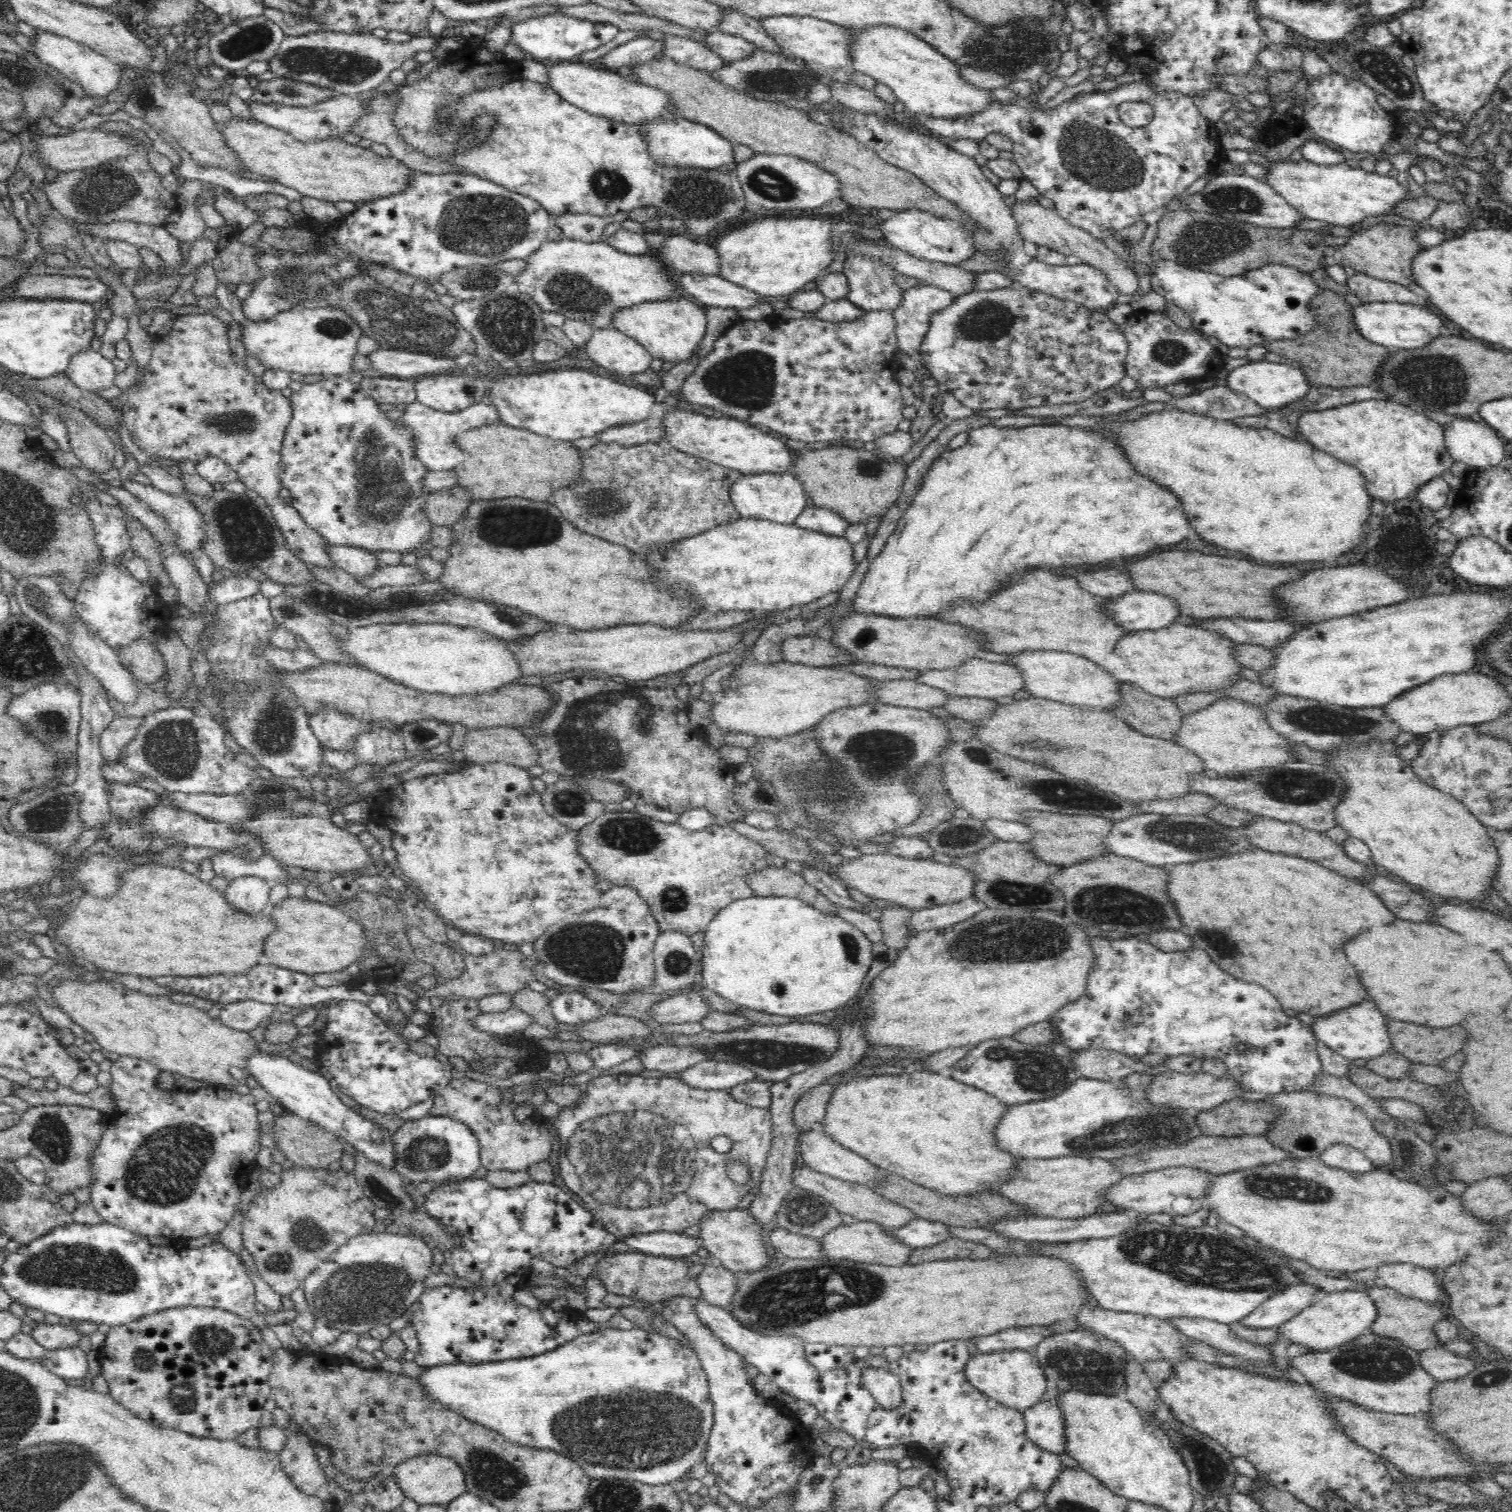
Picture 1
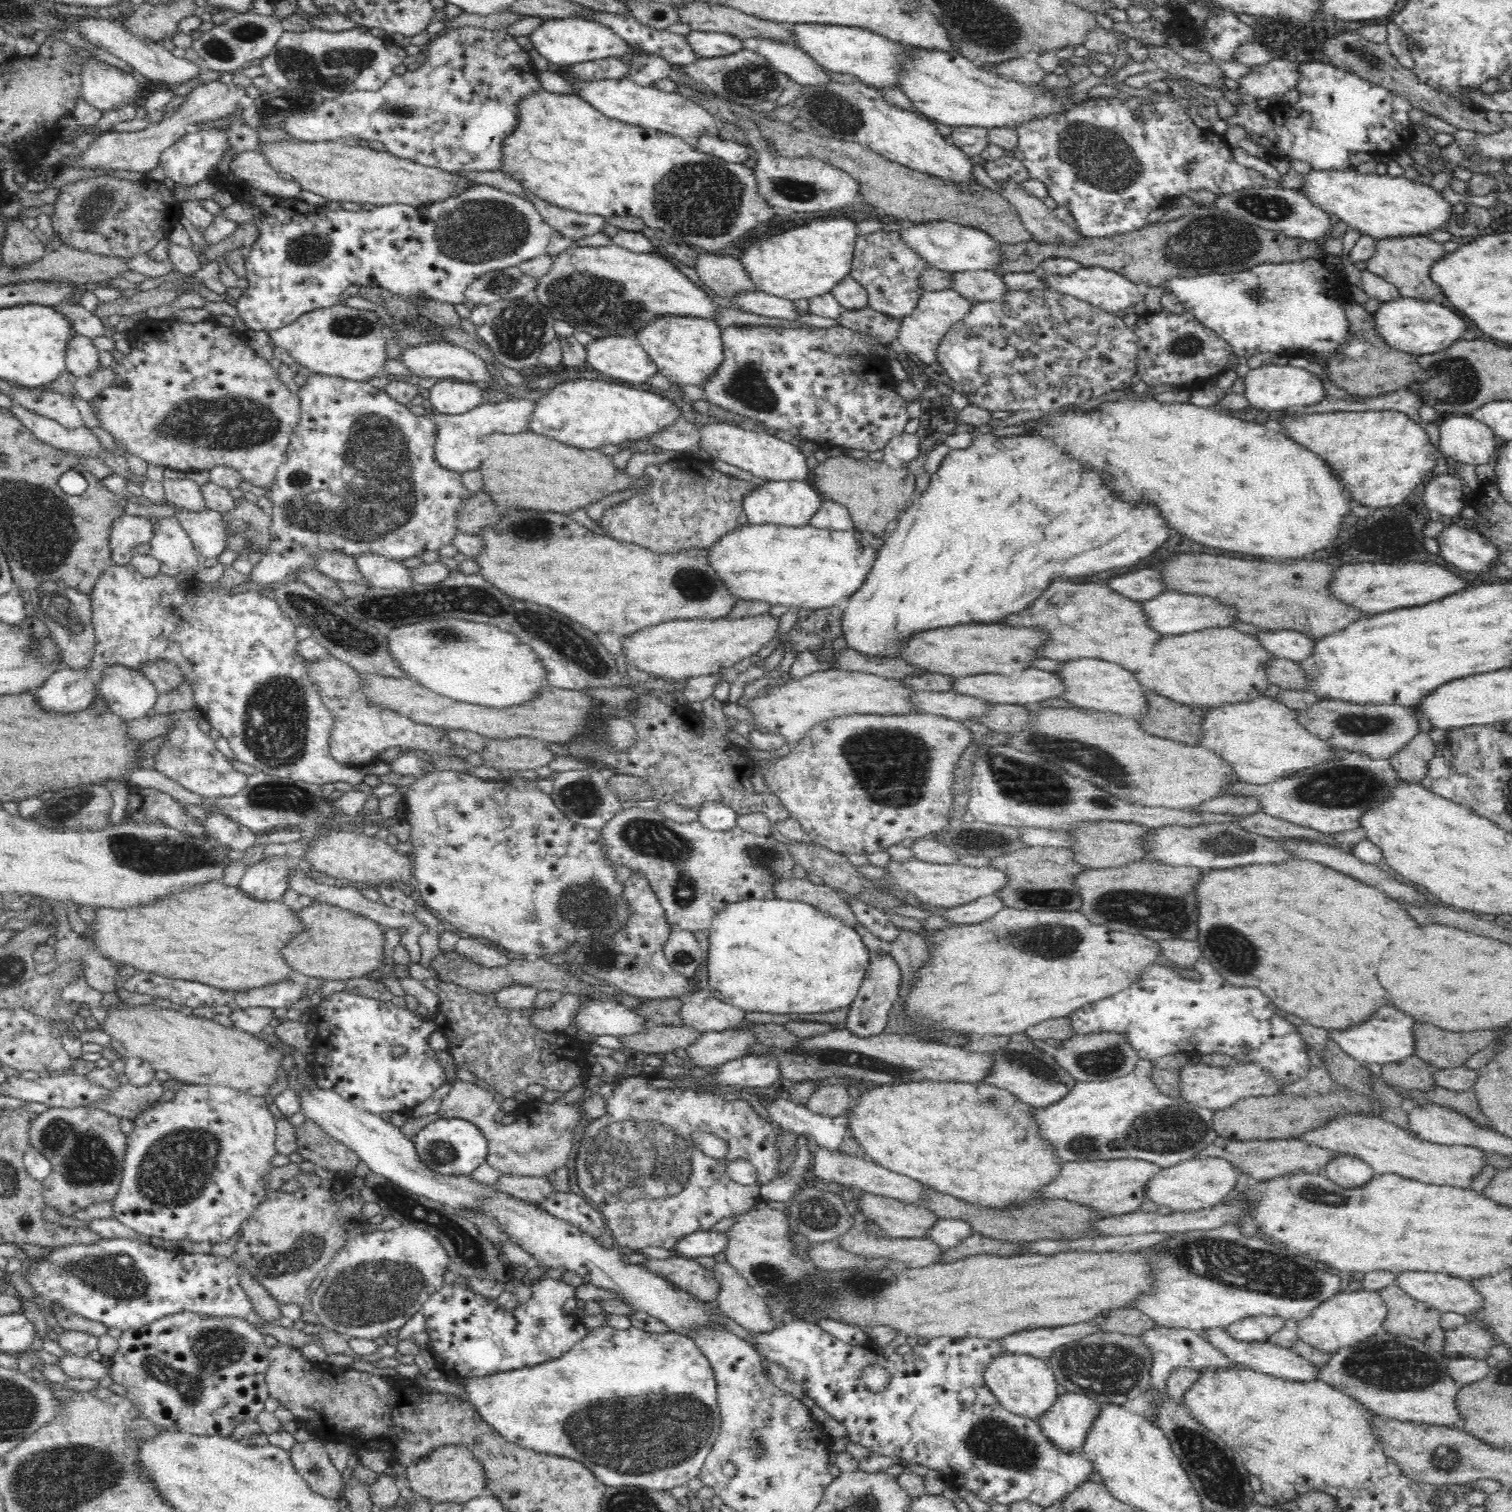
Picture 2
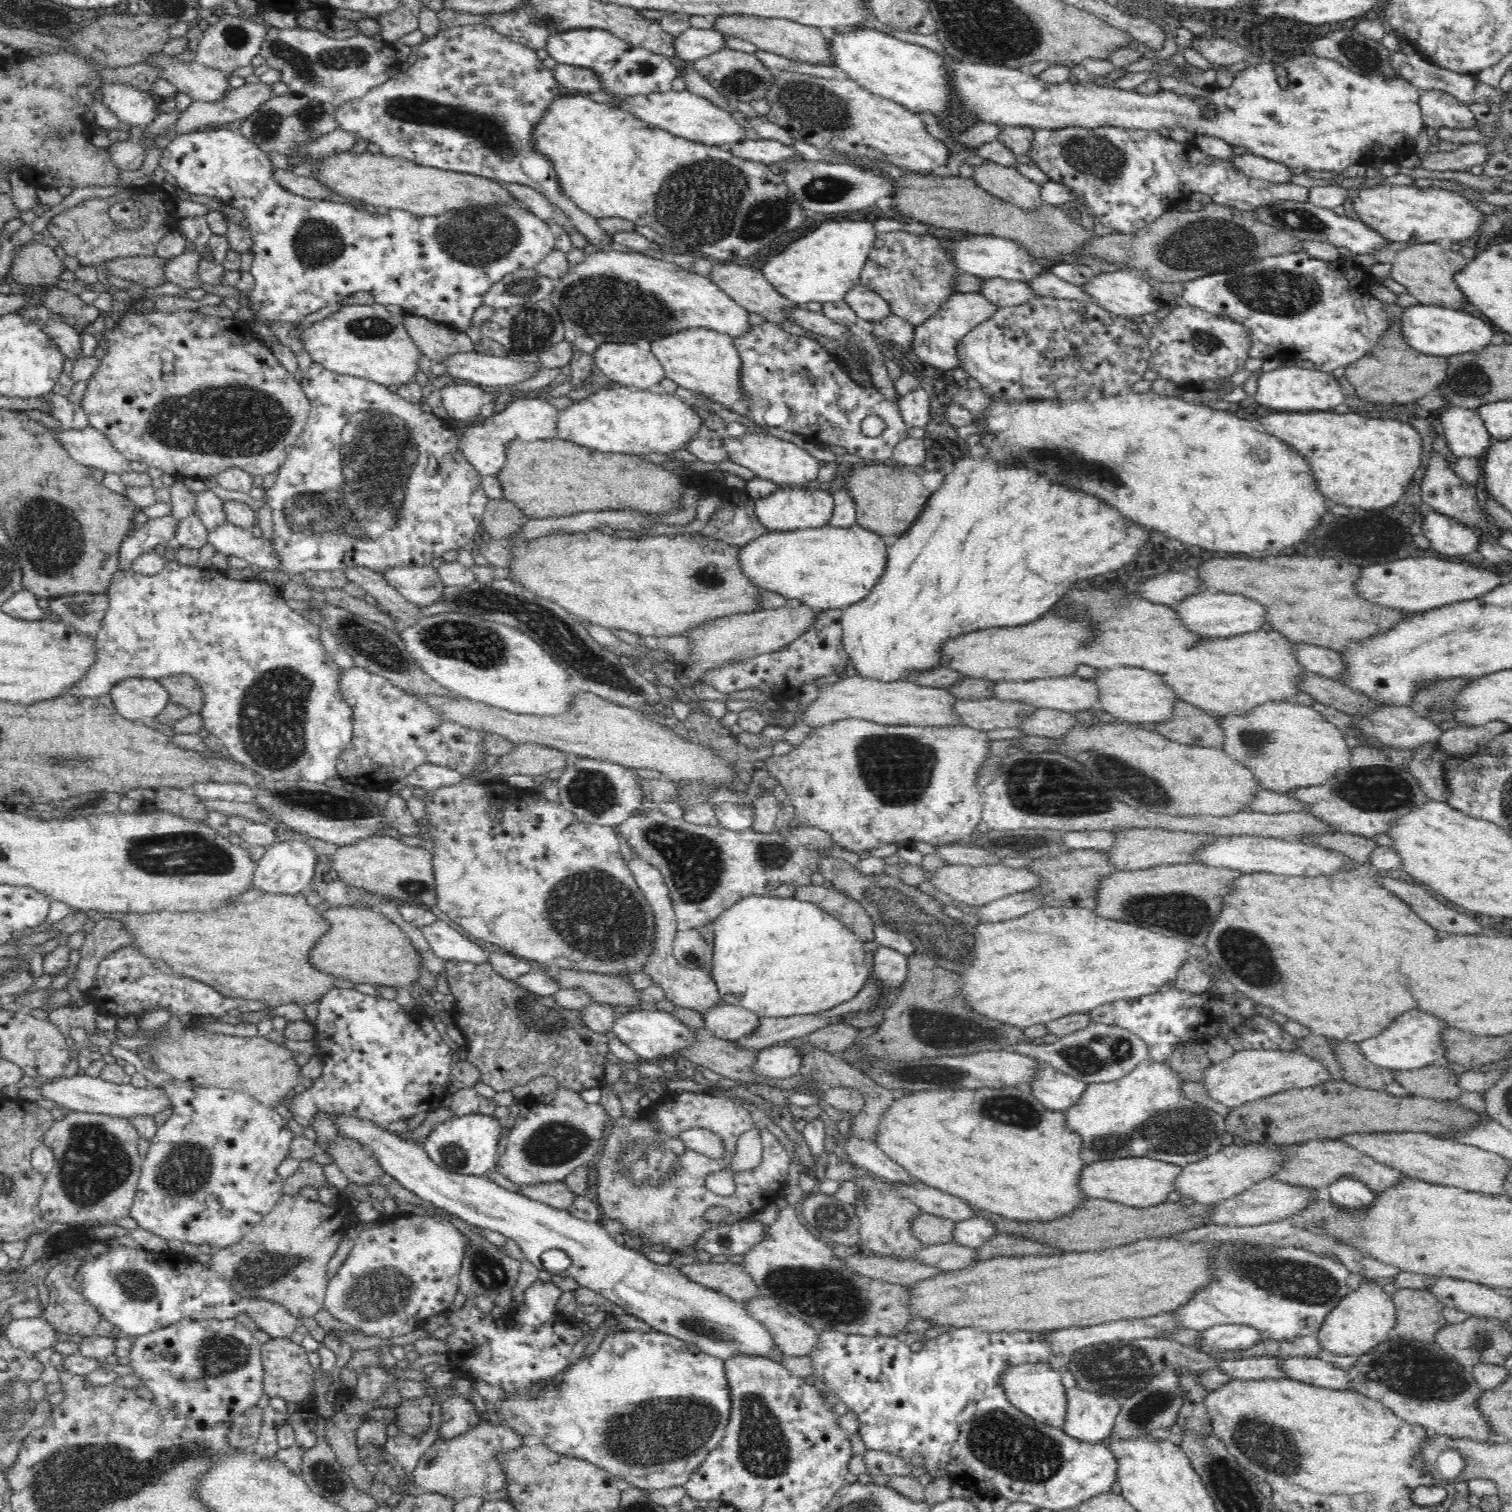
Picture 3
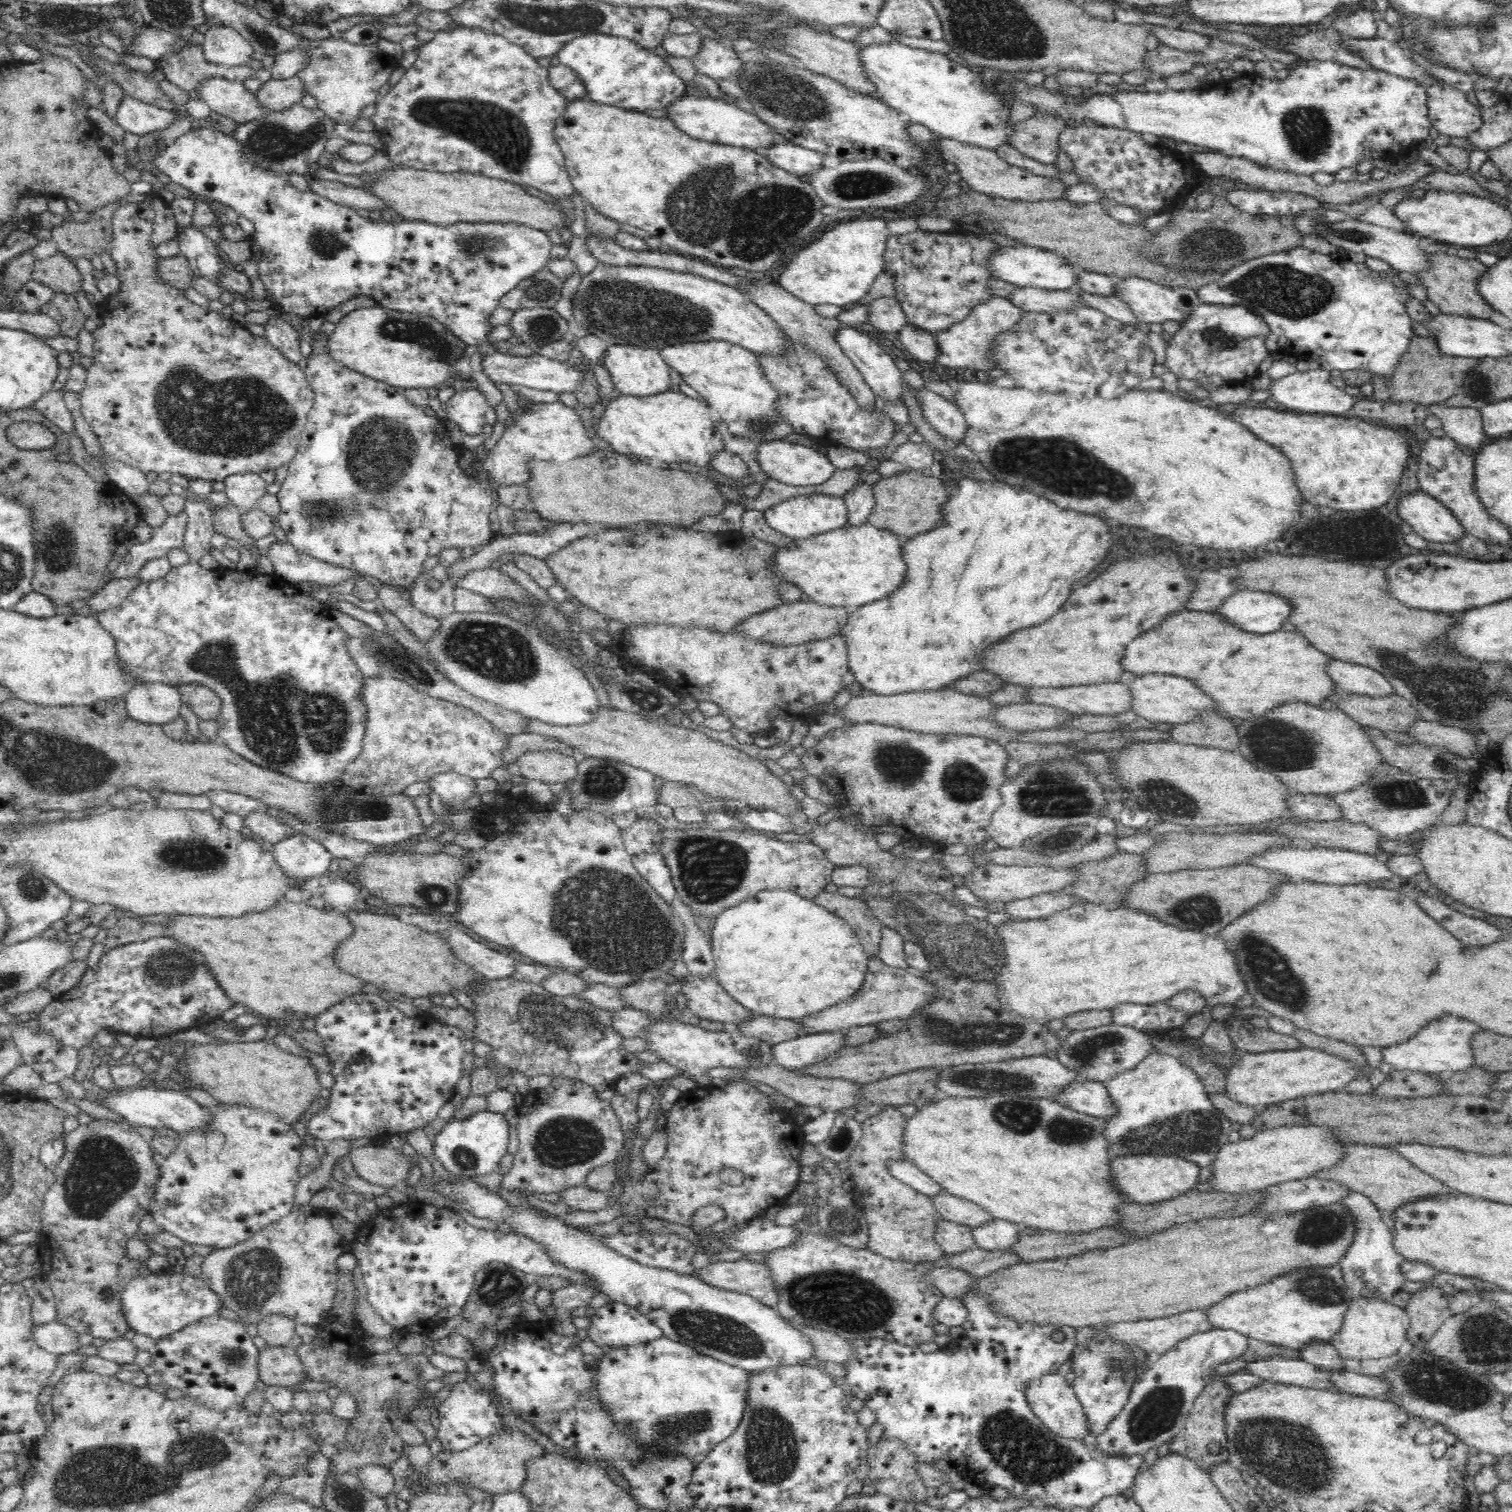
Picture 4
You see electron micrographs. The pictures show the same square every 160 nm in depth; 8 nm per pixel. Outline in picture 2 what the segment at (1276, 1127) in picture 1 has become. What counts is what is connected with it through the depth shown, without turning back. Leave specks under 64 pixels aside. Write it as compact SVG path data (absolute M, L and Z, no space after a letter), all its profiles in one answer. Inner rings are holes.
M1338 1116L1328 1126L1308 1132L1301 1138L1311 1144L1330 1148L1330 1151L1355 1156L1370 1165L1376 1175L1398 1174L1407 1179L1438 1186L1468 1188L1472 1186L1476 1176L1482 1174L1482 1168L1491 1162L1490 1158L1487 1158L1489 1154L1482 1149L1463 1145L1434 1144L1420 1138L1410 1129L1376 1116Z

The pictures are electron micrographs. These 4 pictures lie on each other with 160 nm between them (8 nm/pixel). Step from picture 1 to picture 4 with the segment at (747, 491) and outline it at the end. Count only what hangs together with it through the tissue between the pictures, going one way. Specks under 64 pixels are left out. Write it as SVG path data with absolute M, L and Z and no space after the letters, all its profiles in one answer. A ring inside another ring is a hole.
M826 494L796 496L780 502L765 512L767 524L778 532L799 540L808 540L830 531L849 526L848 505L843 498Z

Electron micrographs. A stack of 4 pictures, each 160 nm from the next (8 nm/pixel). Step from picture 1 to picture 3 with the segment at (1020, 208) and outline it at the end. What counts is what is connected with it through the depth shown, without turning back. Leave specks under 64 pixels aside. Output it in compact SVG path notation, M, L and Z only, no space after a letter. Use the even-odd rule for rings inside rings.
M983 158L983 161L974 167L972 181L991 195L1026 210L1038 209L1043 203L1042 184L1033 182L1016 167Z

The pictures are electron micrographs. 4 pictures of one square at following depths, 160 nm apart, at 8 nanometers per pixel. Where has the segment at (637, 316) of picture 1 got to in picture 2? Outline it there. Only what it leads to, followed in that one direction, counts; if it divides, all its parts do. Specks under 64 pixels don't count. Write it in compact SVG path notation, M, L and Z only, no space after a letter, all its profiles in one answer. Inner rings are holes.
M666 316L654 320L654 323L646 324L635 336L640 345L654 359L660 374L668 379L669 383L680 385L694 385L702 387L713 377L718 375L718 370L726 360L724 341L722 341L722 329L718 323L712 320L695 319L693 316Z

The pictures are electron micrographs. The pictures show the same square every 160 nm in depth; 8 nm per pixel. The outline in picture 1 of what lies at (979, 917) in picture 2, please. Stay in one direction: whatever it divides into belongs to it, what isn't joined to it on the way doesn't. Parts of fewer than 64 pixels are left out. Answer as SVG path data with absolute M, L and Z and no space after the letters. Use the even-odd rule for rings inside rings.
M976 897L968 898L953 904L944 904L934 908L911 912L911 928L918 932L932 929L946 929L972 919L978 912L986 910L987 906Z

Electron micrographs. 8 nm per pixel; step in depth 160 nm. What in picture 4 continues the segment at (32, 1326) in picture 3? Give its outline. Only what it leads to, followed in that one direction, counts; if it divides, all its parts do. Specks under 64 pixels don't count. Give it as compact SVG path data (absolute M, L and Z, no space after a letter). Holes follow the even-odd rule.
M58 1321L44 1324L44 1326L35 1325L35 1341L52 1354L75 1354L80 1352L80 1333L77 1333L69 1326L60 1324Z

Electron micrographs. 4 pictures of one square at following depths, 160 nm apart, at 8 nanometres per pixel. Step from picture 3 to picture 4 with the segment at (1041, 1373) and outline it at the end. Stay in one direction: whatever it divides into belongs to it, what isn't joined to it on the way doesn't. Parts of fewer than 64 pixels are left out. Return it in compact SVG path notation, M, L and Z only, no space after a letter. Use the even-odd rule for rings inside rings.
M1058 1374L1047 1375L1042 1376L1038 1381L1030 1382L1026 1396L1038 1419L1042 1420L1054 1434L1070 1440L1091 1440L1092 1427L1090 1427L1088 1414L1073 1387L1068 1385L1064 1377Z

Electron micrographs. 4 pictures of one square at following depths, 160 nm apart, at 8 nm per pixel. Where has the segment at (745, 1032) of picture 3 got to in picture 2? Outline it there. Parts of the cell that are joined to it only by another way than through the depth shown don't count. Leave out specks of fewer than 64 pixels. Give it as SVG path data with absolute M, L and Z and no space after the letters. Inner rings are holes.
M701 989L684 1000L682 1012L684 1024L699 1031L724 1032L747 1024L746 1012L742 1008L725 1004L712 995L711 990Z

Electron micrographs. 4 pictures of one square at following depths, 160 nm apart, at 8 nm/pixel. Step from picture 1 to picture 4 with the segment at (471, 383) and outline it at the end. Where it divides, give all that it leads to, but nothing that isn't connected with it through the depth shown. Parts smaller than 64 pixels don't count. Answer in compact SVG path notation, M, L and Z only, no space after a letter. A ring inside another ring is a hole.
M480 390L456 392L445 404L447 420L455 422L462 432L476 436L484 430L489 405Z

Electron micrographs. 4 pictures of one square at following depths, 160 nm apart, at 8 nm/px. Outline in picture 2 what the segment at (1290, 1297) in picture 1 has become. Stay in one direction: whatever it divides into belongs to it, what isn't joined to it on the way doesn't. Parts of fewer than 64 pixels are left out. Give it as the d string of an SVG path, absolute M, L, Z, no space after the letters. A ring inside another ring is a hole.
M1250 1316L1225 1326L1226 1335L1242 1342L1268 1341L1284 1327L1283 1321L1269 1316Z

